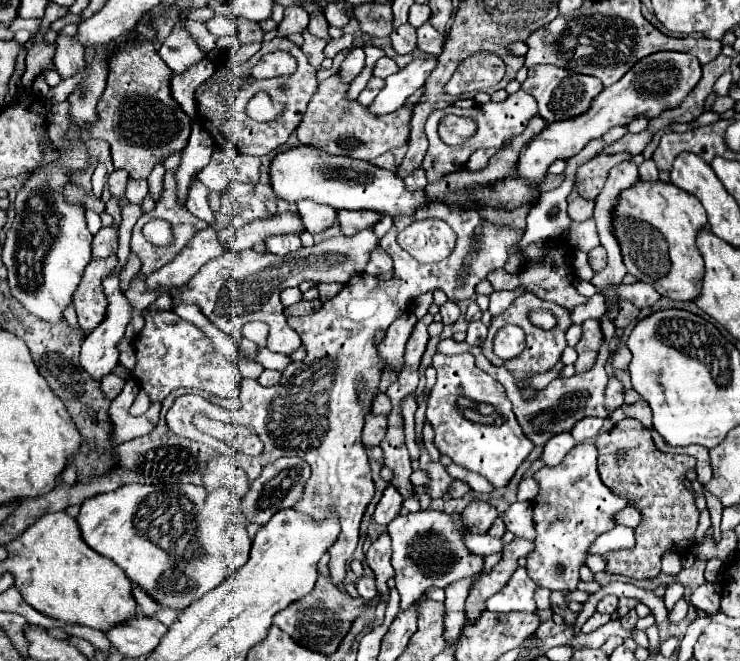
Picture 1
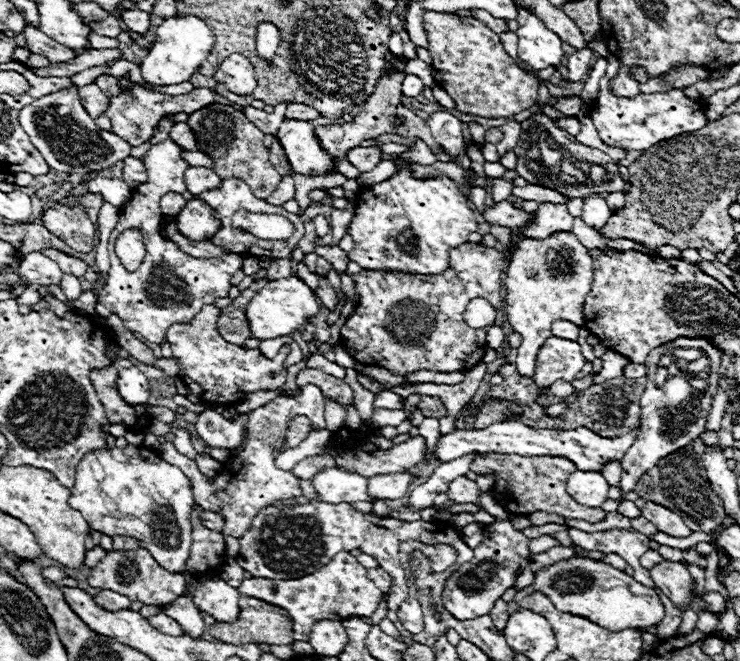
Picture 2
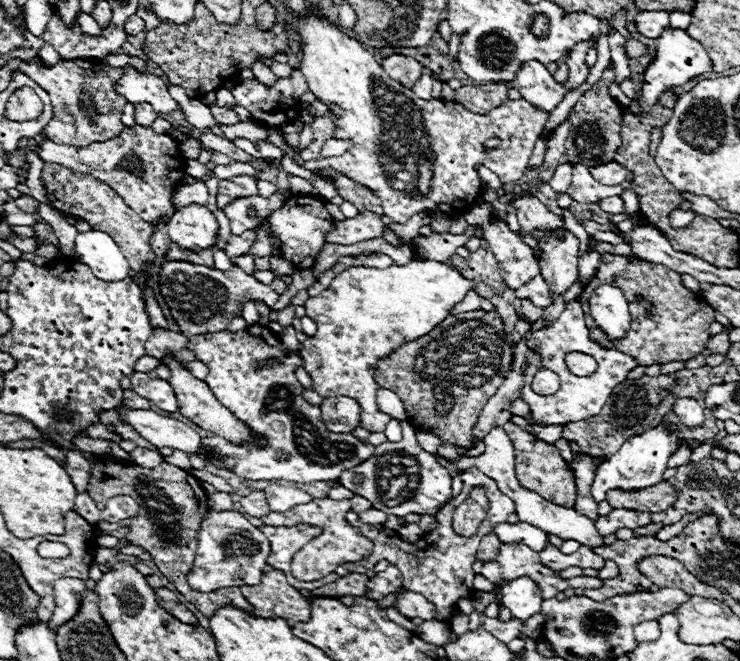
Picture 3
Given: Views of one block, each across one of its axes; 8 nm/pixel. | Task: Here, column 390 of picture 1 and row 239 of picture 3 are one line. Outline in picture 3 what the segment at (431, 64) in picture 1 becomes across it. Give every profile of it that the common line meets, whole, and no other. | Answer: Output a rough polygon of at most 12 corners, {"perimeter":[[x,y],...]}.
{"perimeter":[[100,230],[76,234],[74,258],[102,280],[130,276],[128,260]]}

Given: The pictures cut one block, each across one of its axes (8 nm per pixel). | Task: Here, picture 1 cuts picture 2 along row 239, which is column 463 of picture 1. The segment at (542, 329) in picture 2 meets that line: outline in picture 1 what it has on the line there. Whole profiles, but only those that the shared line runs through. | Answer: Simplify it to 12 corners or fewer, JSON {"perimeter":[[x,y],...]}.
{"perimeter":[[420,510],[388,524],[408,608],[430,586],[482,570],[462,522]]}

